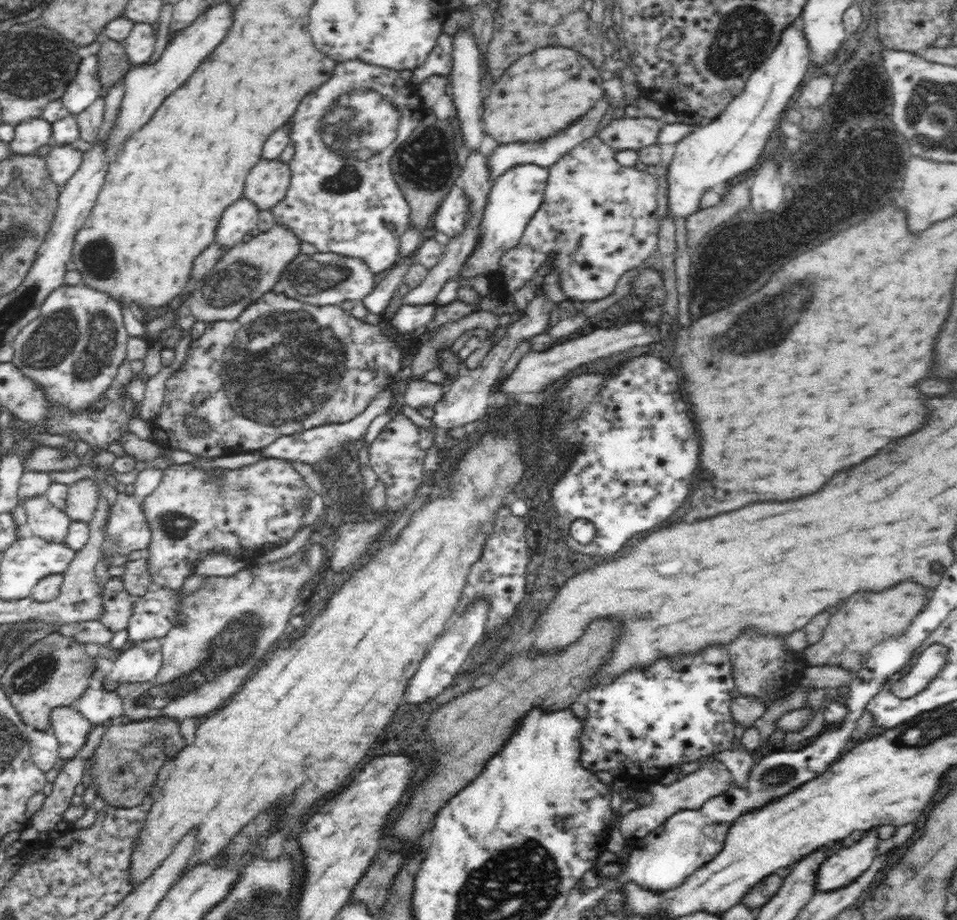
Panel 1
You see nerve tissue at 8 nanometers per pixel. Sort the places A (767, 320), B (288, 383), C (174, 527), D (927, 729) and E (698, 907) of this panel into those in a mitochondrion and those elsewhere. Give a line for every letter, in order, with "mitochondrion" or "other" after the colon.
A: mitochondrion
B: mitochondrion
C: mitochondrion
D: mitochondrion
E: other

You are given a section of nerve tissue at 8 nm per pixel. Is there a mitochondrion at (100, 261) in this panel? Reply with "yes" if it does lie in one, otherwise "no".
yes

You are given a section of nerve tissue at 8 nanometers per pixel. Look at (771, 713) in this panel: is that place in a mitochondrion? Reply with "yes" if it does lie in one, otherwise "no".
no

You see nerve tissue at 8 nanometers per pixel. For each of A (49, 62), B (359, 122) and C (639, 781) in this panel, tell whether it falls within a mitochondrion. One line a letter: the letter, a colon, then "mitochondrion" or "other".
A: mitochondrion
B: mitochondrion
C: other

